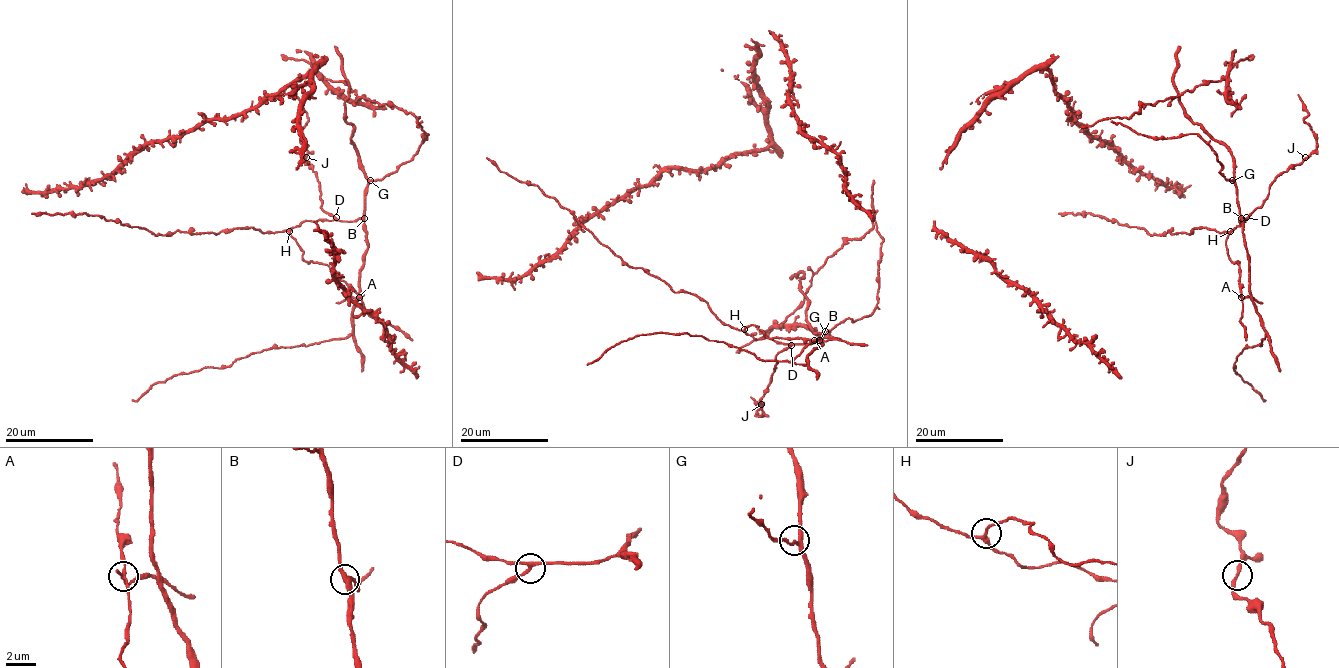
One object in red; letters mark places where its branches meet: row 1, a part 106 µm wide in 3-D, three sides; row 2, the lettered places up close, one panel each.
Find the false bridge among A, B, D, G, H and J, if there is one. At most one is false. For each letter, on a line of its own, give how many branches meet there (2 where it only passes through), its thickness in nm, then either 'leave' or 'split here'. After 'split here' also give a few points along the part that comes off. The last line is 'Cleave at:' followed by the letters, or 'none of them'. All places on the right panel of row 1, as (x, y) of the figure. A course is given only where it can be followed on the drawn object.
A: 3 | 220 nm | split here | (1241, 296), (1262, 303)
B: 3 | 340 nm | leave
D: 3 | 200 nm | leave
G: 3 | 240 nm | leave
H: 3 | 240 nm | leave
J: 2 | 200 nm | leave
Cleave at: A

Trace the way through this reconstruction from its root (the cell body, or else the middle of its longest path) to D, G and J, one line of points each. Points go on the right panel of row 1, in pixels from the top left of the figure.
D: (1115, 219), (1151, 235), (1163, 235), (1168, 230), (1191, 234), (1202, 227), (1227, 233), (1246, 217)
G: (1115, 219), (1151, 235), (1168, 230), (1191, 234), (1202, 227), (1230, 231), (1239, 220), (1244, 222), (1232, 180)
J: (1115, 219), (1151, 235), (1191, 234), (1202, 227), (1227, 233), (1262, 205), (1279, 174), (1305, 158)

